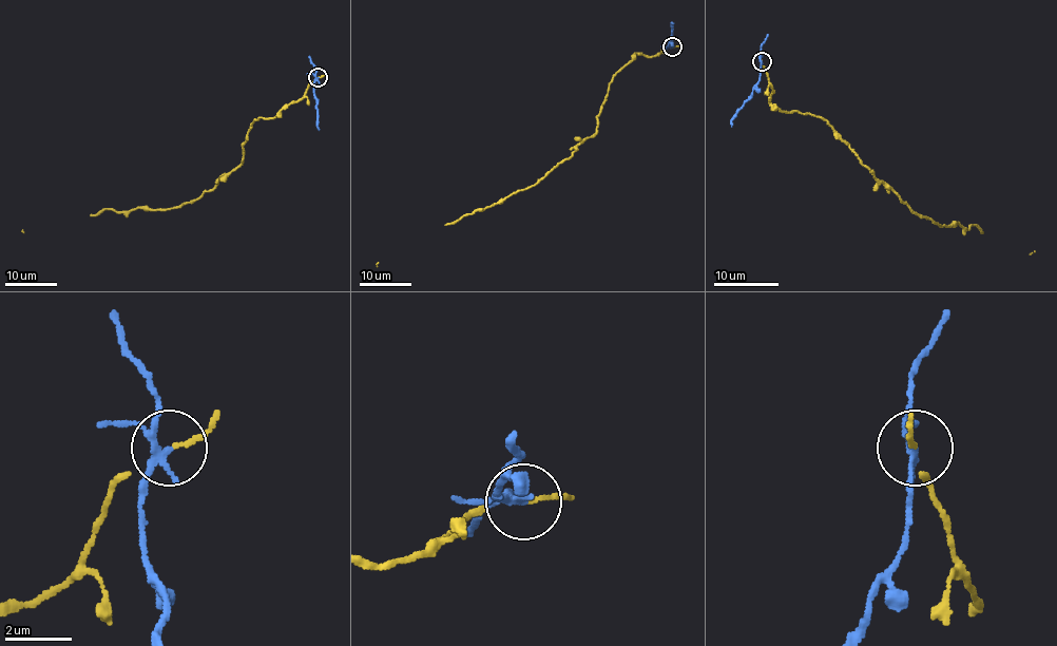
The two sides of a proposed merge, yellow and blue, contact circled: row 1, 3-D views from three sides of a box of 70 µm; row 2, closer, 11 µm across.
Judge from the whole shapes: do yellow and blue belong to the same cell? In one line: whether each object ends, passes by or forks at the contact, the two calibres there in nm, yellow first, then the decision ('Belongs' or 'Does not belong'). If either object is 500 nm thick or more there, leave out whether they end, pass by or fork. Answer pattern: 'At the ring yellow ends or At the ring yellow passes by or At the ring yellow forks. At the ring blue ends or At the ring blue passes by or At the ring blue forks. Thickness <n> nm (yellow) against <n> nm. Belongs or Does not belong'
At the ring yellow passes by. At the ring blue forks. Thickness 80 nm (yellow) against 160 nm. Does not belong

